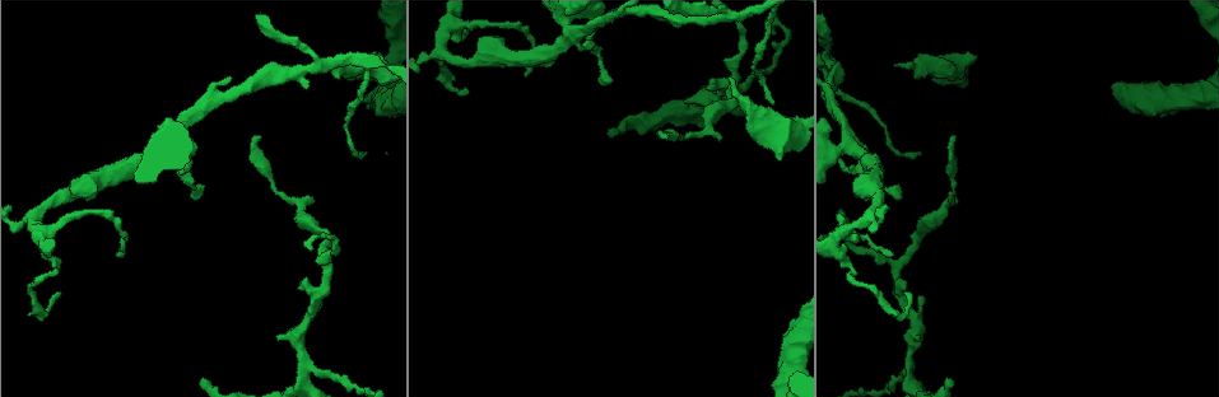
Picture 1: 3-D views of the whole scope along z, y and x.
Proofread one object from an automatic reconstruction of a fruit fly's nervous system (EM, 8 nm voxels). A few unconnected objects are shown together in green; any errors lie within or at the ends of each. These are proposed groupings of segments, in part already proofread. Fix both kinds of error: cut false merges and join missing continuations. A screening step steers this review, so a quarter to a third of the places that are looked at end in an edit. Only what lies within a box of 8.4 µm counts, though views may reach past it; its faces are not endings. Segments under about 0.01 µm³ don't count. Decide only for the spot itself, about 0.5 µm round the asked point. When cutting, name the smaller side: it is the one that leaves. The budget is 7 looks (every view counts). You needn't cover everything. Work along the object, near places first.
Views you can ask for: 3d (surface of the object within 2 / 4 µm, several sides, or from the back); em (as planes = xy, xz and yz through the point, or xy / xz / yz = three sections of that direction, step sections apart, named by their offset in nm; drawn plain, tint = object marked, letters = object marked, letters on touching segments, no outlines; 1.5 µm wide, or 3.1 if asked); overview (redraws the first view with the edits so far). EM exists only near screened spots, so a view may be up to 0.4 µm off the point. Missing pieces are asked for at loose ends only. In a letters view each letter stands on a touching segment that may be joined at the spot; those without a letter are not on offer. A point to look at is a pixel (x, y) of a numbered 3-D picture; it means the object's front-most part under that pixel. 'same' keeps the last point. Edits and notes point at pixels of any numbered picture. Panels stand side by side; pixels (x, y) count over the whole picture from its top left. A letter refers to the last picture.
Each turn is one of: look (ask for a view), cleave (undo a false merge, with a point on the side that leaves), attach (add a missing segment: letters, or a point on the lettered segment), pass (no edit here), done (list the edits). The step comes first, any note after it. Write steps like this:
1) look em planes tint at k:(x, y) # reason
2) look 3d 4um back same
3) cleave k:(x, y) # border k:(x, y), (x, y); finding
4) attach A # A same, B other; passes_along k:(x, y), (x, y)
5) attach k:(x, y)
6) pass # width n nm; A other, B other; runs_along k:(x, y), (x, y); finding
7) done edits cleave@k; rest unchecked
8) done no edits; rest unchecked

look 3d 4um at 1:(56, 269) # abrupt turn

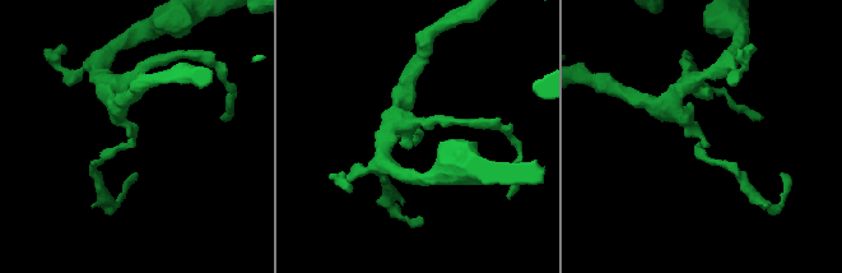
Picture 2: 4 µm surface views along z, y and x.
look em 3.1um xy step 8 tint at 2:(700, 145)

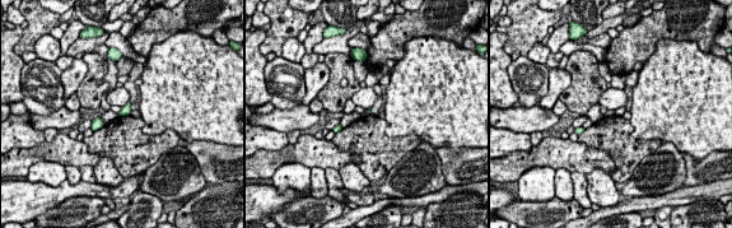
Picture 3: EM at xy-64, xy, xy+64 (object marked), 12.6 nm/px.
look em 3.1um xz step 8 letters same # cut it another way

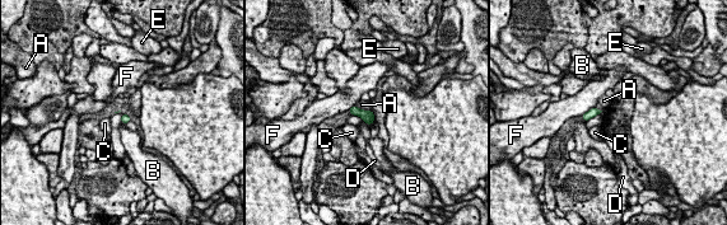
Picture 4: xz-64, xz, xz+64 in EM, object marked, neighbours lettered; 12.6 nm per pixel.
pass # width 50 nm; A other, B other, C other, D other, E other, F other; border 4:(357, 106), (369, 111); continuous, no second neuron

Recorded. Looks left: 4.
look 3d 2um back at 1:(730, 80) # an open end

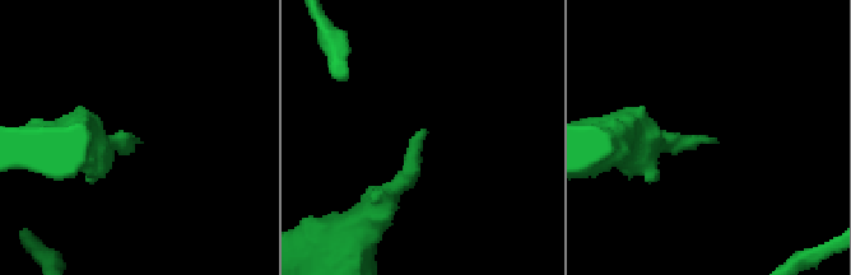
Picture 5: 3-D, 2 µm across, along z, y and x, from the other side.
look em xz step 8 letters at 5:(139, 138) # now the EM

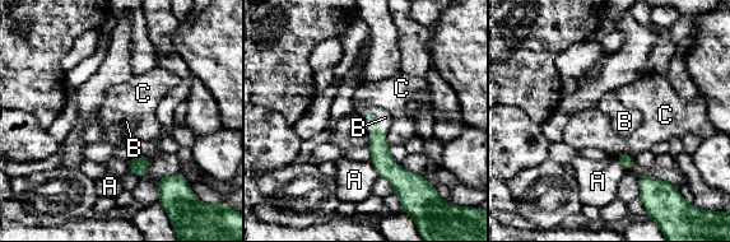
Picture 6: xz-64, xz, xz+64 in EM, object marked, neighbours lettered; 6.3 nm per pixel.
attach B # longest_contact B 200 nm; A other, B same, C other; it goes on there

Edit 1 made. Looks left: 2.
look em xz step 8 tint at 1:(718, 141) # an open end

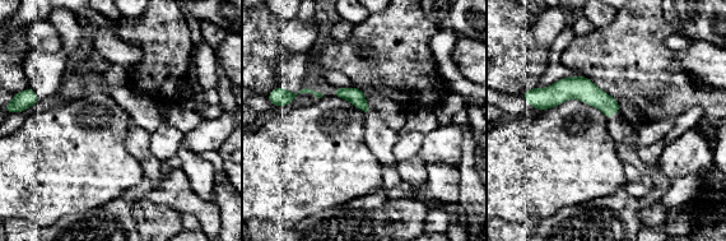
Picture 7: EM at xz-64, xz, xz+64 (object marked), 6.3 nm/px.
look em planes letters same # cut it another way

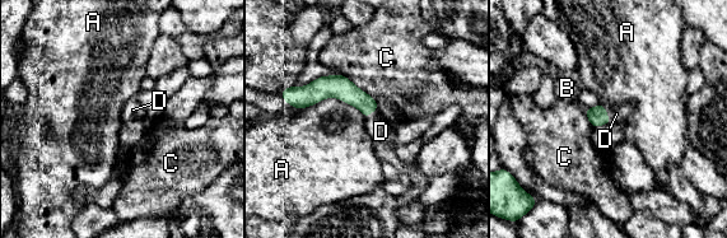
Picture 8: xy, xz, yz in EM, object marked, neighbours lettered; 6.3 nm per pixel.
attach D # A other, B other, C other, D same; the neuron continues

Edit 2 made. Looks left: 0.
done edits attach@6, attach@8; rest unchecked

